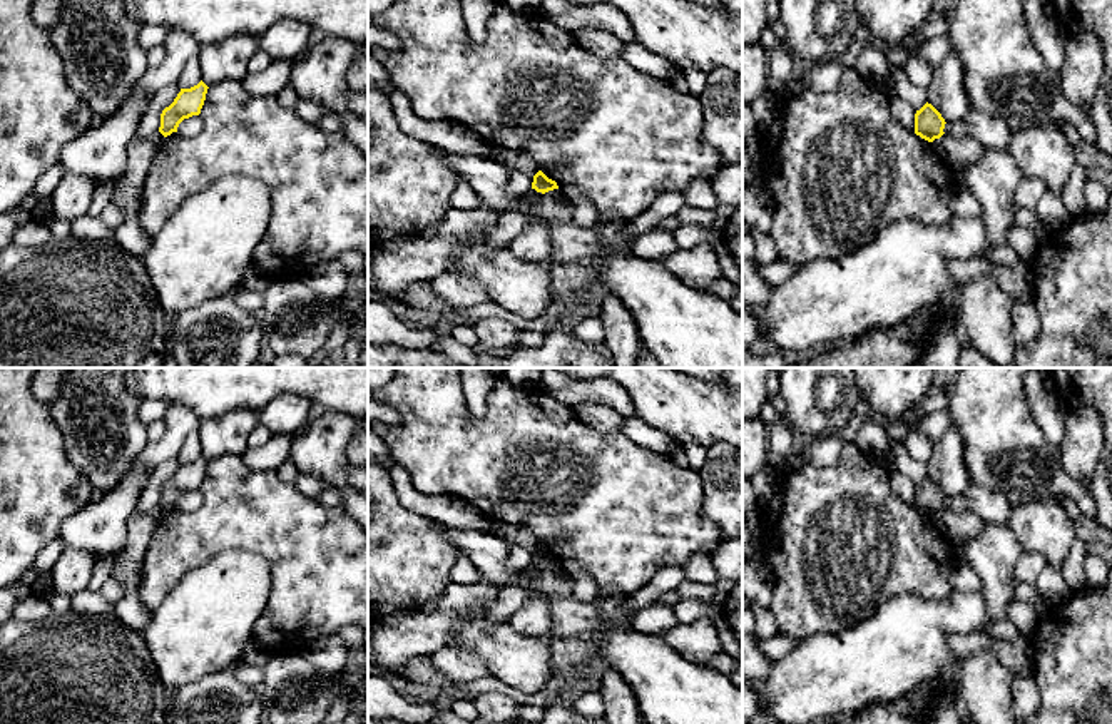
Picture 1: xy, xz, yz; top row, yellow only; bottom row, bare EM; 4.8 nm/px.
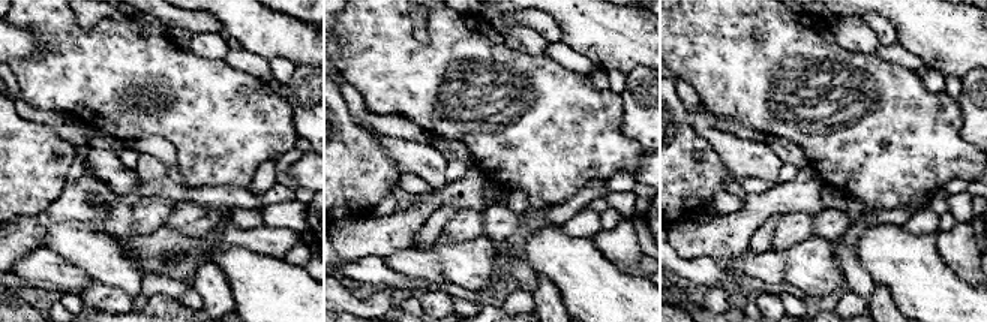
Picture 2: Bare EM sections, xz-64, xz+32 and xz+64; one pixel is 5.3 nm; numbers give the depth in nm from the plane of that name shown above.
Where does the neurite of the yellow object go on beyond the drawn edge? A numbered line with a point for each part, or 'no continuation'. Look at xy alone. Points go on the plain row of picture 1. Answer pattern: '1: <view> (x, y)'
no continuation

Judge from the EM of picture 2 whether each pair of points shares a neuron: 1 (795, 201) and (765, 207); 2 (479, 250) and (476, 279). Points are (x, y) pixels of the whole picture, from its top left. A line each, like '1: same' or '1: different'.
1: same
2: same

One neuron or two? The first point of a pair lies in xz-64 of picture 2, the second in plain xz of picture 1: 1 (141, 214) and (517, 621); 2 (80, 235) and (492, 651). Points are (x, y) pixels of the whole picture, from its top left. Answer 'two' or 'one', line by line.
1: one
2: one

